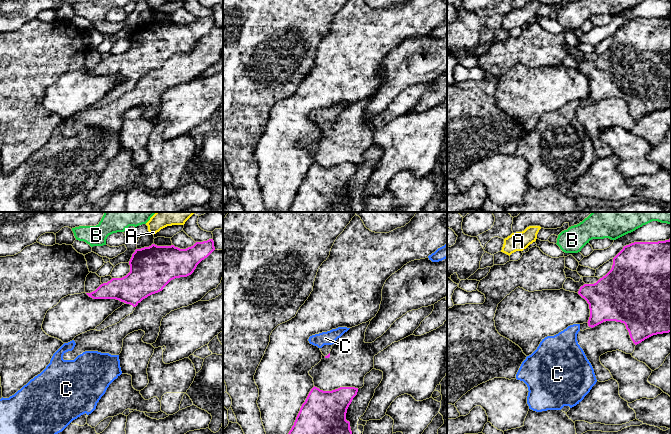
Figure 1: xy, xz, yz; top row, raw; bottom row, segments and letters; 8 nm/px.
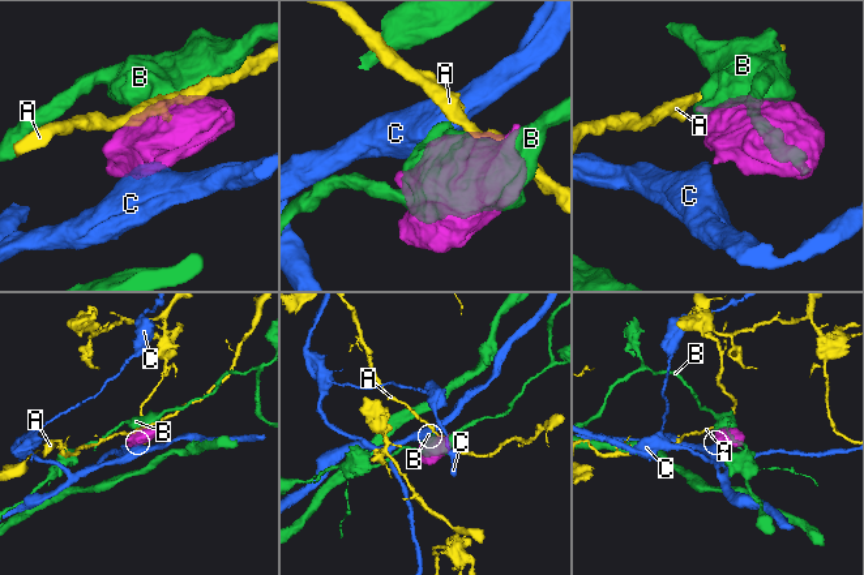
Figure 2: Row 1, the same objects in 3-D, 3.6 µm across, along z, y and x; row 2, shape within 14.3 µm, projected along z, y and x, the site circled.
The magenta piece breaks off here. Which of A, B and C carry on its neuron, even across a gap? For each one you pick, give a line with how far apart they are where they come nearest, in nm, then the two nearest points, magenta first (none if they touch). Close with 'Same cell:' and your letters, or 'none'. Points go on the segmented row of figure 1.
C: 70 nm apart; from magenta across yz (587, 322), (579, 324)
Same cell: C

